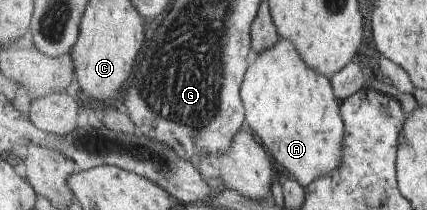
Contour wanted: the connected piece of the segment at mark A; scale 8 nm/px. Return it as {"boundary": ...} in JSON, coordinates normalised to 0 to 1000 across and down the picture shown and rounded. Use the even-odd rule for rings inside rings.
{"boundary":[[[656,171],[651,200],[604,257],[576,352],[562,448],[574,486],[576,595],[600,643],[653,786],[660,786],[712,895],[742,848],[773,829],[799,776],[813,638],[806,557],[775,381],[714,300],[691,210]]]}

